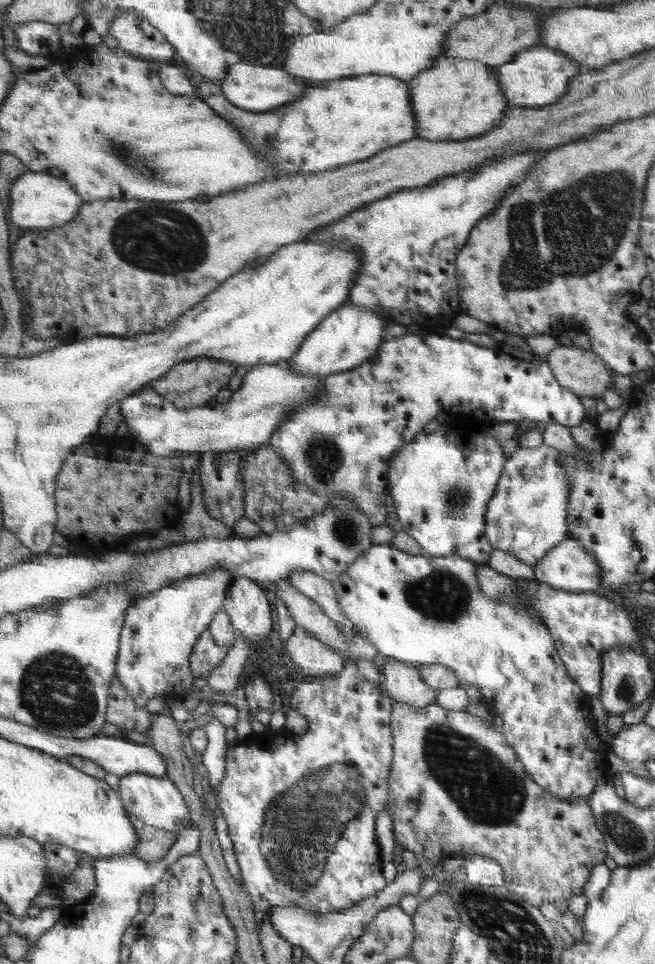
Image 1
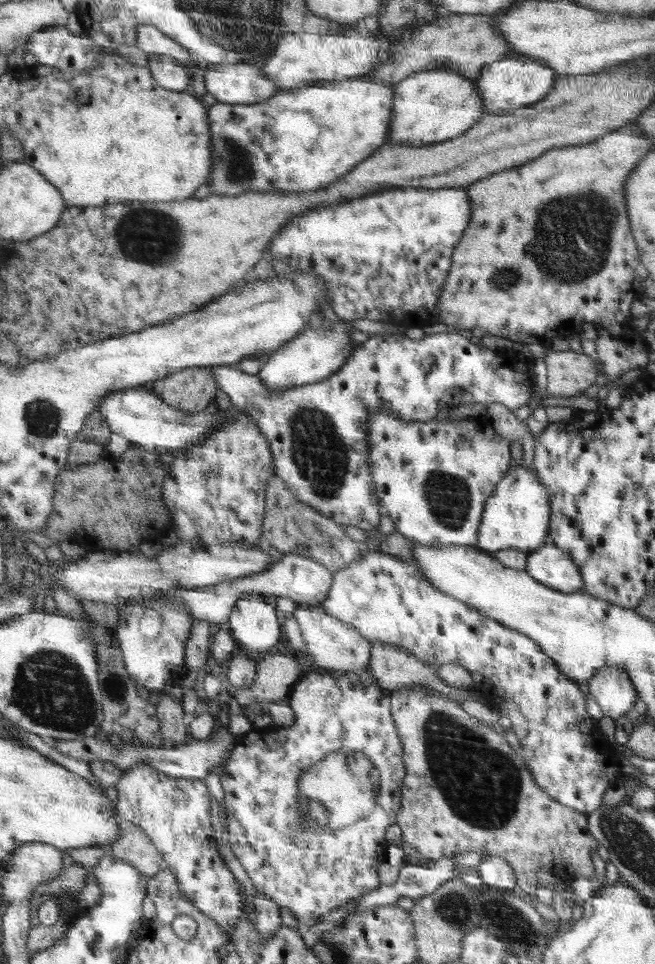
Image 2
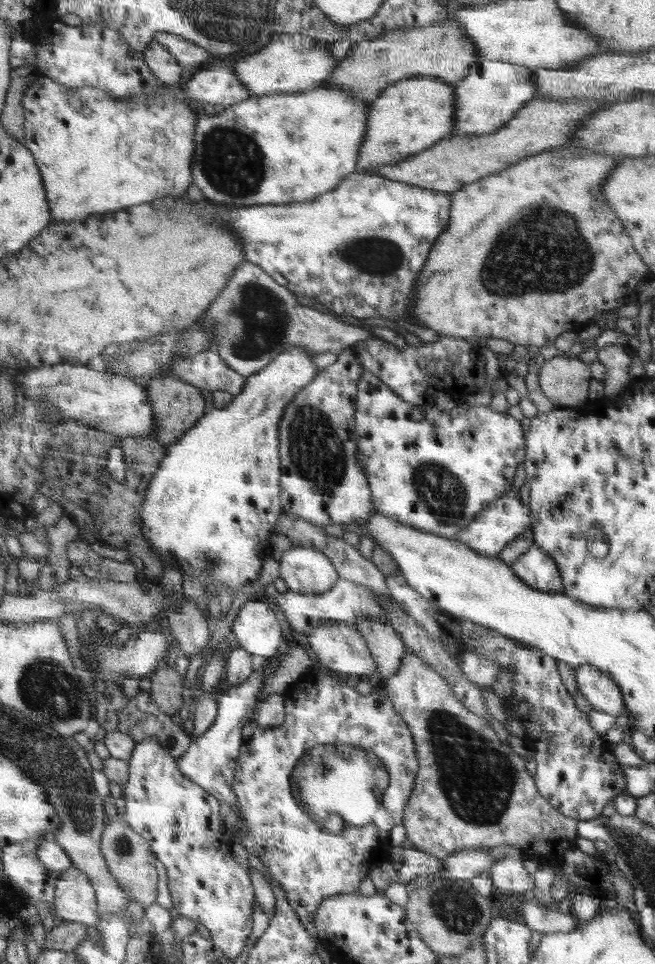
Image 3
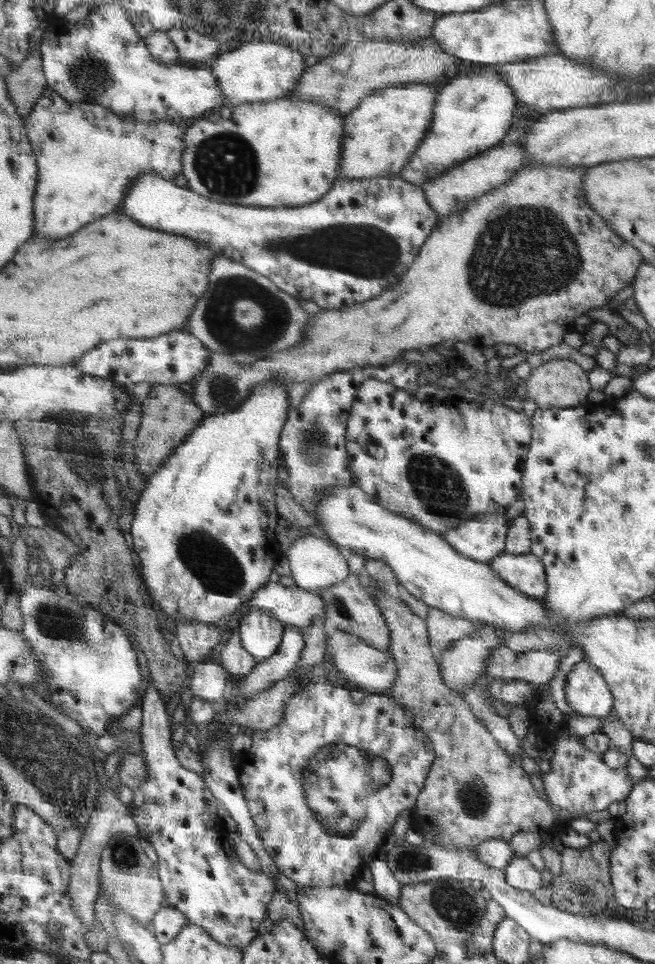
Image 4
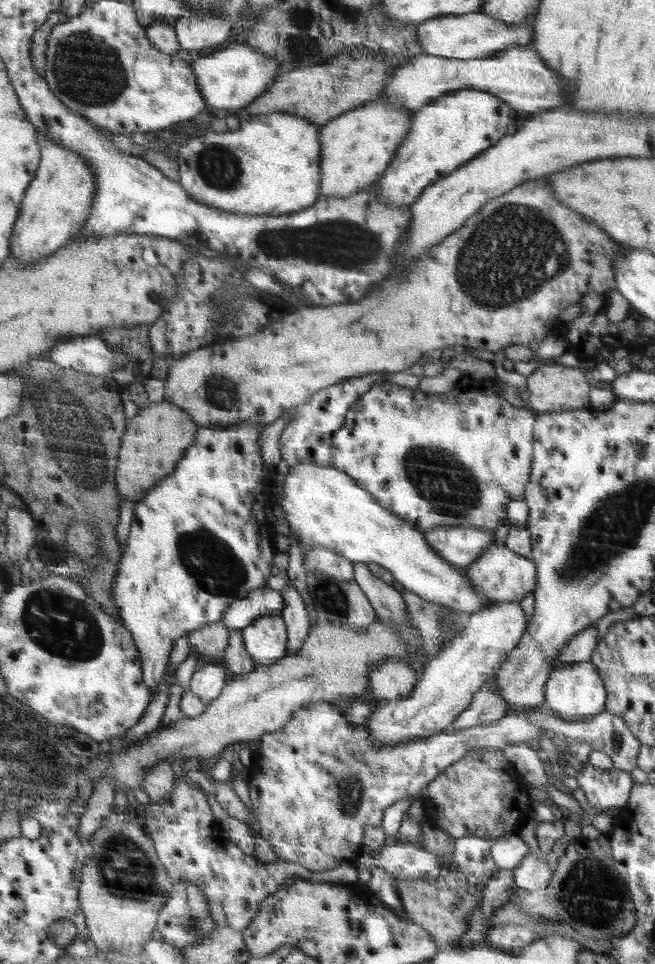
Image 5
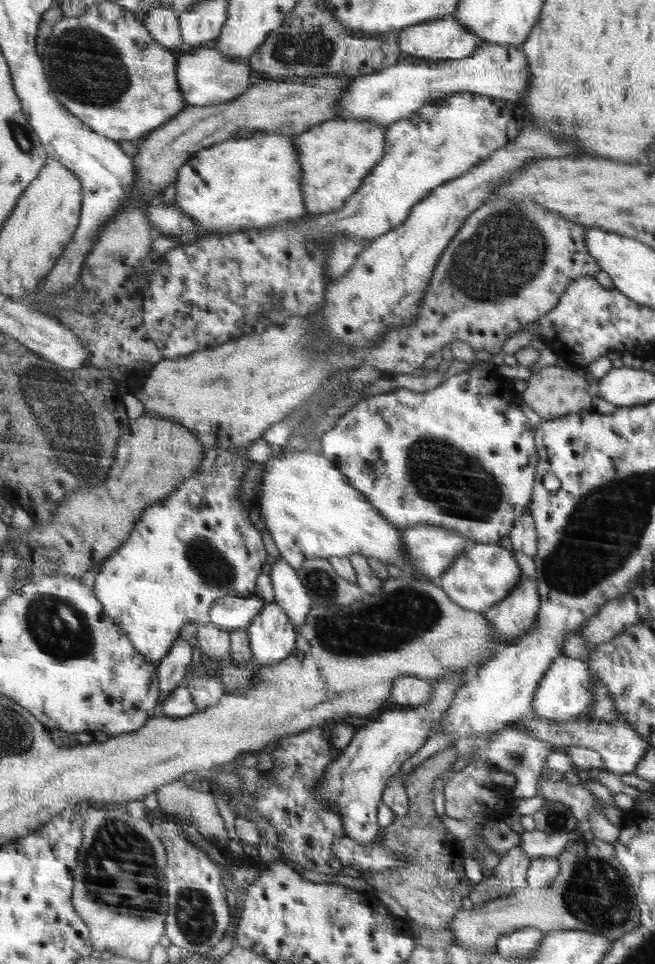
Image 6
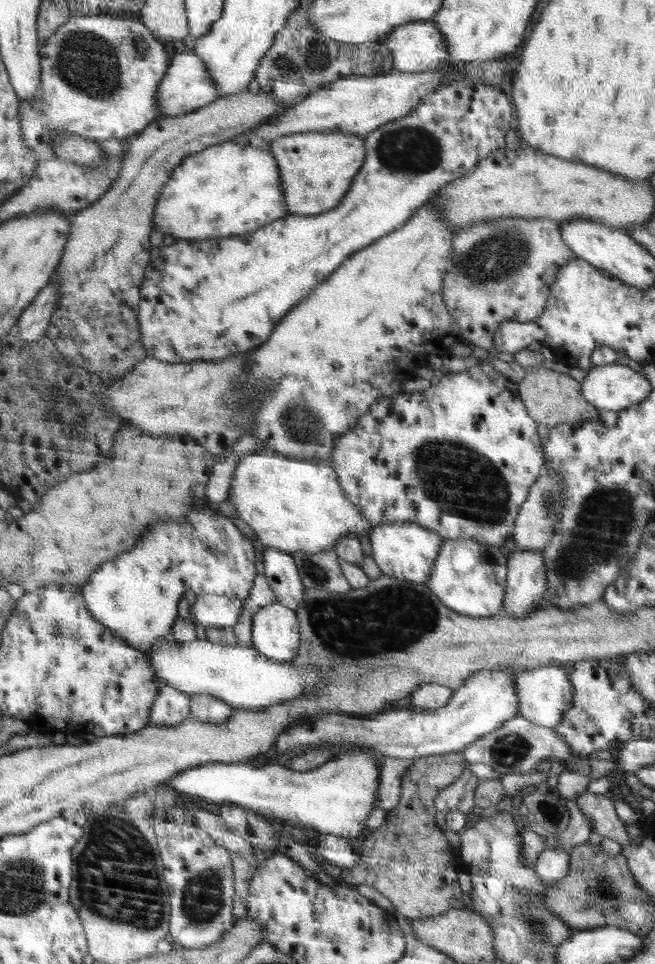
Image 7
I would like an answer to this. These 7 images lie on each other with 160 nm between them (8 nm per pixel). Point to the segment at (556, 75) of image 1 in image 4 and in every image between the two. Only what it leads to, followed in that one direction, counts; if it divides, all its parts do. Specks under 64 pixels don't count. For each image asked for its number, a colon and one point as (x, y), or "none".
2: (512, 83)
3: (486, 100)
4: (473, 112)

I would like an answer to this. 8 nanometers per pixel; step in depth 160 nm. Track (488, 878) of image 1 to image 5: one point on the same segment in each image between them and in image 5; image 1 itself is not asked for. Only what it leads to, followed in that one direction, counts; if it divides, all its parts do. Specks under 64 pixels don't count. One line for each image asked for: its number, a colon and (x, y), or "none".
2: (495, 872)
3: (508, 875)
4: (520, 873)
5: (533, 873)

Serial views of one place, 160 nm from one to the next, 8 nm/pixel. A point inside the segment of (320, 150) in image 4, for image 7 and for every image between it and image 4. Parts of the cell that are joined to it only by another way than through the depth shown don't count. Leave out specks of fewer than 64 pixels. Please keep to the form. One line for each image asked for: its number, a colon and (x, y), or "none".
5: (271, 165)
6: (241, 183)
7: (227, 189)

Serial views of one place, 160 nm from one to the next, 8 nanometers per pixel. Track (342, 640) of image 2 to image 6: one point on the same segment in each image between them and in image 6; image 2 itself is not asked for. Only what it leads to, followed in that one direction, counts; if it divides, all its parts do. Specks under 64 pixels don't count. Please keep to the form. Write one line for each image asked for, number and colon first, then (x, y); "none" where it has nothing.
3: (339, 646)
4: (363, 666)
5: (392, 679)
6: (407, 691)

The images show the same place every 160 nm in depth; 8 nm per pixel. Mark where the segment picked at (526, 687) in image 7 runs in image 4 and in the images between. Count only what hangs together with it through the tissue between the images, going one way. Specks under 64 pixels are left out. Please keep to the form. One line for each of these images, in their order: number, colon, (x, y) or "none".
4: (586, 691)
5: (576, 691)
6: (567, 690)

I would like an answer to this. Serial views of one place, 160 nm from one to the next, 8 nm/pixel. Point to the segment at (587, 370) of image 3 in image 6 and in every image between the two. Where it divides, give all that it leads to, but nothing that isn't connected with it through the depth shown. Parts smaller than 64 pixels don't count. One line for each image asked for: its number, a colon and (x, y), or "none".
4: (560, 383)
5: (555, 388)
6: (552, 392)

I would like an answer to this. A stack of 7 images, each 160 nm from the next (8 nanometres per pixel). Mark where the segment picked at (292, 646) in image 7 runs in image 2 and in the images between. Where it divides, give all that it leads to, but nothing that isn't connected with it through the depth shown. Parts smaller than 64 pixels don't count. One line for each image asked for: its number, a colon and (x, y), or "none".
2: (253, 623)
3: (255, 628)
4: (260, 633)
5: (266, 640)
6: (273, 636)

